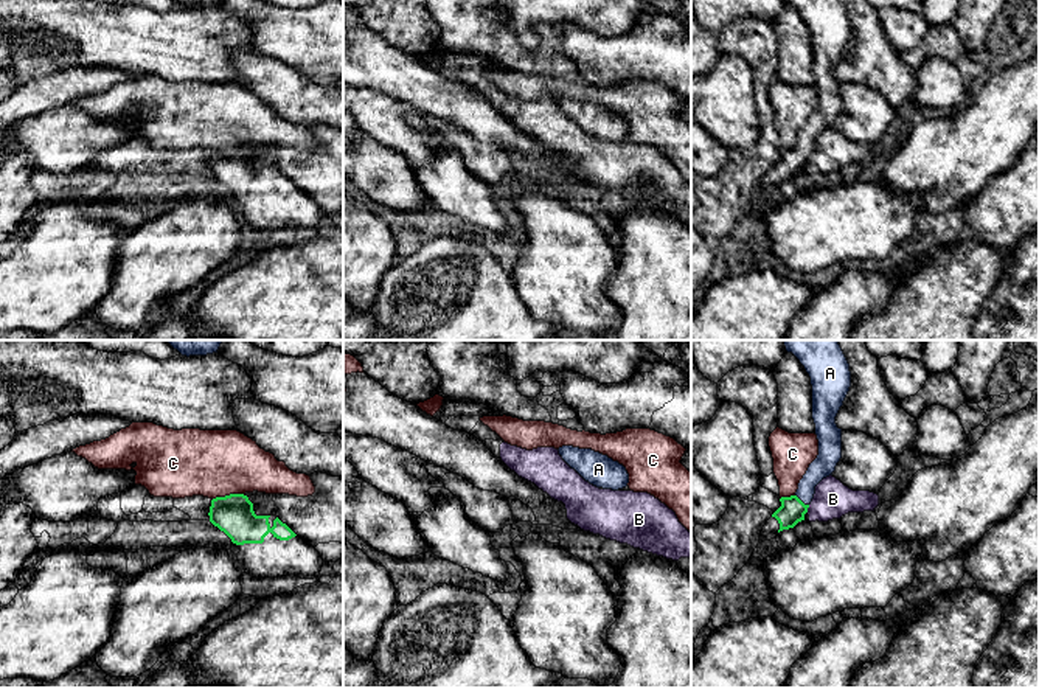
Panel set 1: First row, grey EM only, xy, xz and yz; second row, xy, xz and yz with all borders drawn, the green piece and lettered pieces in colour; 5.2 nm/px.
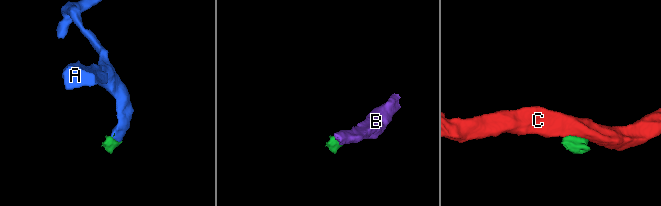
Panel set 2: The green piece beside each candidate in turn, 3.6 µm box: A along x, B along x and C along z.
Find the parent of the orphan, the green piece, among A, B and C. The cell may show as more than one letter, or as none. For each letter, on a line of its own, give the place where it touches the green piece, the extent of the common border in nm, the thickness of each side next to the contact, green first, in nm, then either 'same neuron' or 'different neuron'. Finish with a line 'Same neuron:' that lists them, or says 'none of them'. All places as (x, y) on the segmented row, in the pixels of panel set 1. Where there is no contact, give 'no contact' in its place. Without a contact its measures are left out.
A: yz (800, 500) | 90 nm | 140/120 nm | same neuron
B: yz (808, 507) | 40 nm | 140/190 nm | different neuron
C: xy (227, 496) | 160 nm | 200/360 nm | different neuron
Same neuron: A

